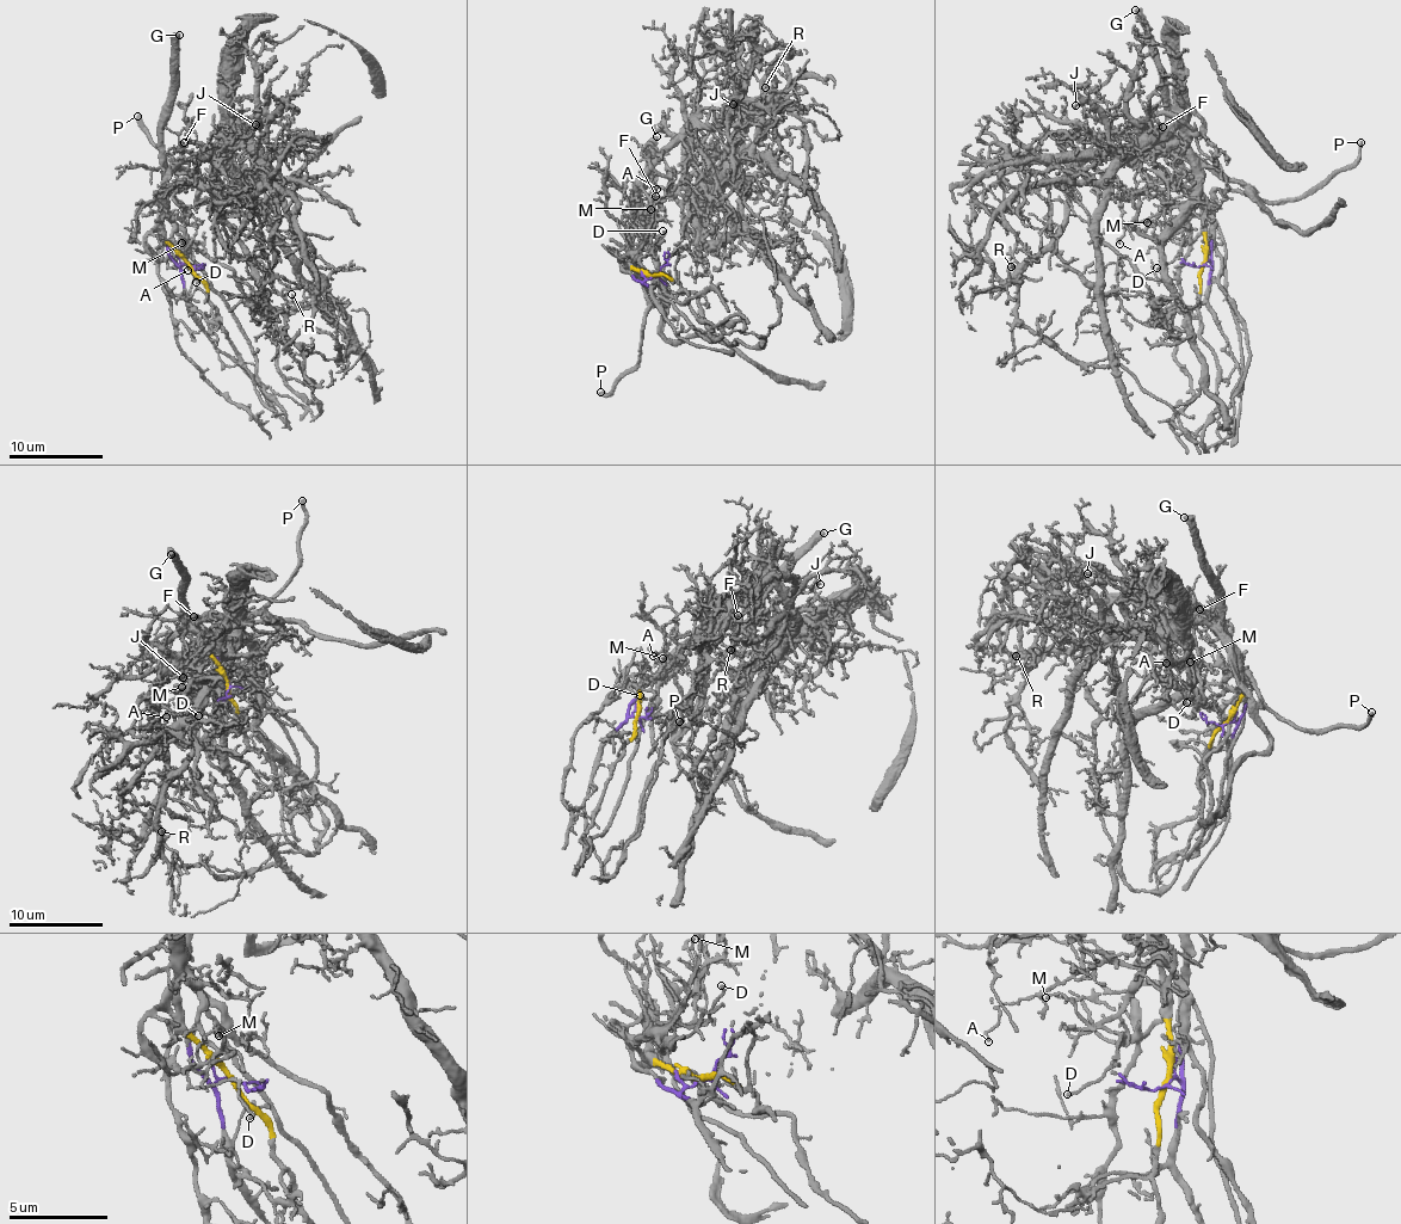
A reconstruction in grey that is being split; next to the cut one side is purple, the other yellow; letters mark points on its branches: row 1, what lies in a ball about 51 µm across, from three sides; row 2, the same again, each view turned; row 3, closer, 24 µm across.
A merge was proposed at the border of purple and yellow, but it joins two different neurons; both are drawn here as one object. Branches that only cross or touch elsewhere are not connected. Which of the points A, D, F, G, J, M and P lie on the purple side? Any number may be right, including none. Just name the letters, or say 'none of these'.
D, P

